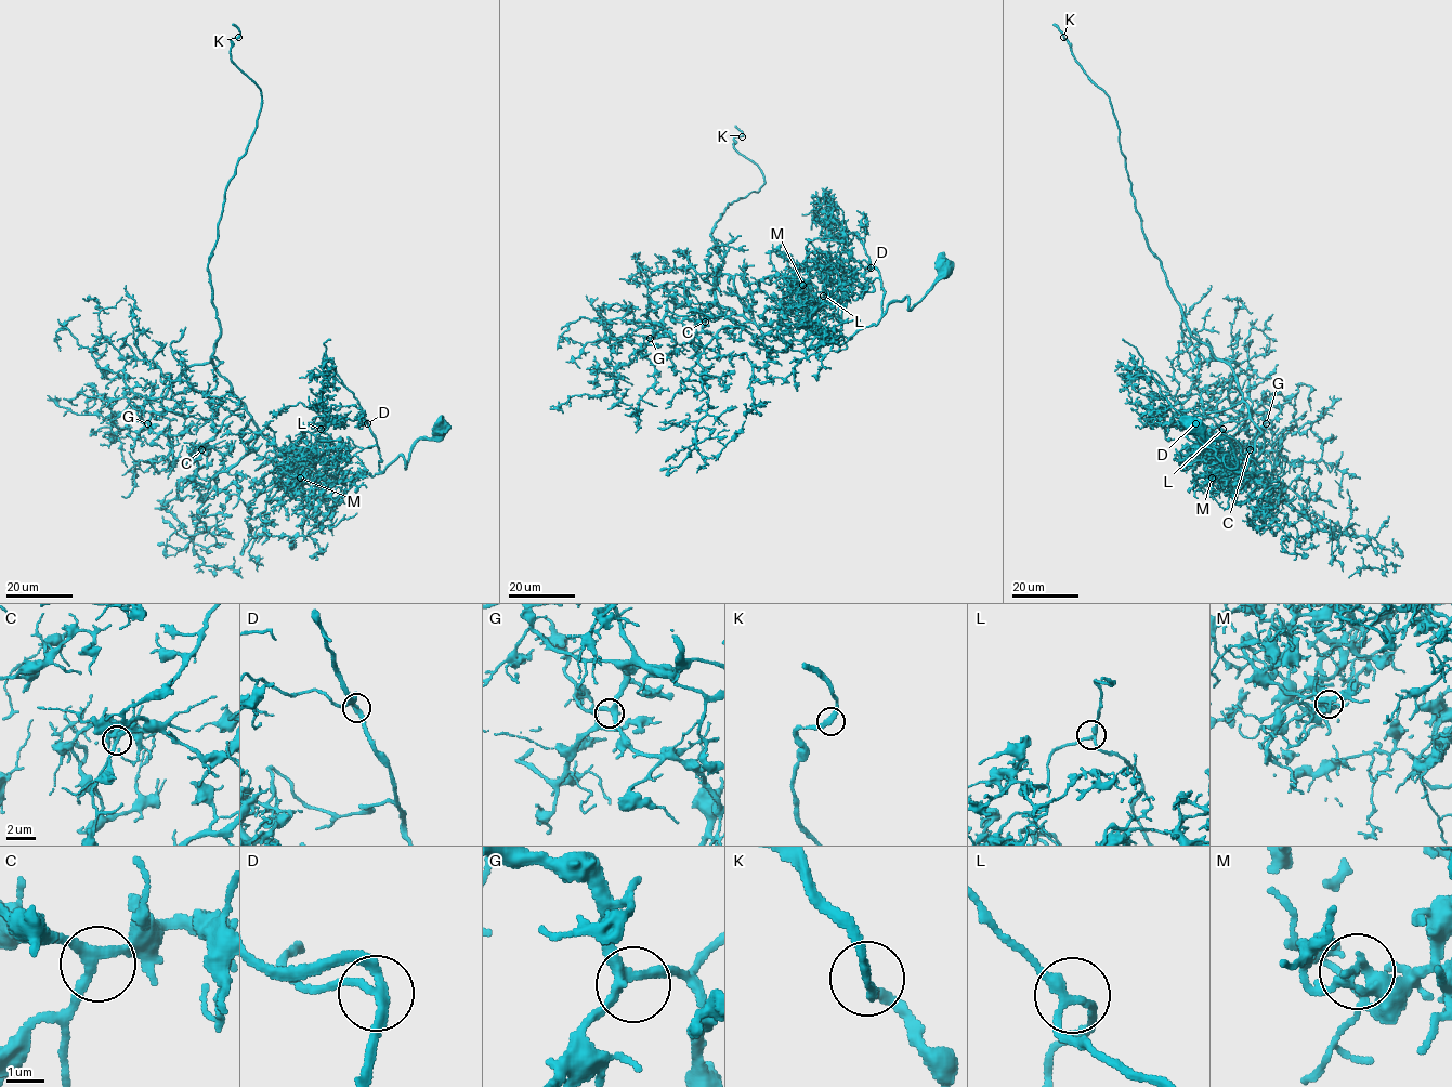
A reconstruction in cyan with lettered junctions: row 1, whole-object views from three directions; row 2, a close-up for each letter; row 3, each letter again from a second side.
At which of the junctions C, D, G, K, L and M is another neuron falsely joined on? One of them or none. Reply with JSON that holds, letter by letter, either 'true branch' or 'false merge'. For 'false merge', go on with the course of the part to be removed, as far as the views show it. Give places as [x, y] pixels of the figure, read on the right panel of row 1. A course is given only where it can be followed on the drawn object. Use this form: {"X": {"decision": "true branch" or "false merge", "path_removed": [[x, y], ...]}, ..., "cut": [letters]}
{"C": {"decision": "true branch"}, "D": {"decision": "true branch"}, "G": {"decision": "true branch"}, "K": {"decision": "true branch"}, "L": {"decision": "true branch"}, "M": {"decision": "false merge", "path_removed": [[1212, 477], [1253, 456], [1230, 473], [1151, 372], [1125, 375], [1141, 378]]}, "cut": ["M"]}

